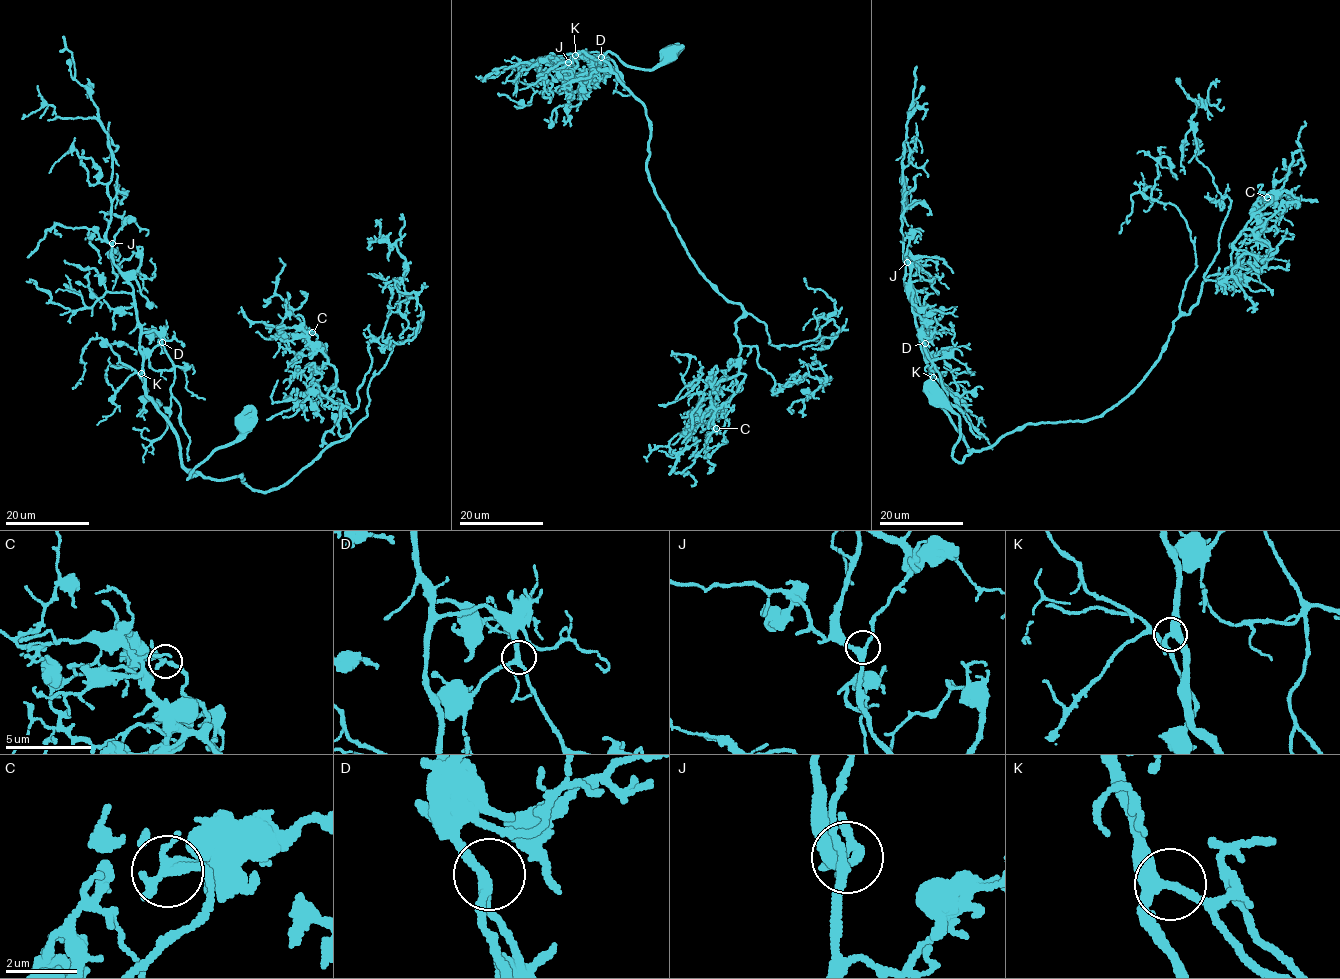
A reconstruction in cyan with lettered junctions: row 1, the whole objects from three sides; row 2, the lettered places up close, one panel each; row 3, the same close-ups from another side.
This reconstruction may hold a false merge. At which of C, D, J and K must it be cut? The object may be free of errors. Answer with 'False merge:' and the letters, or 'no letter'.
False merge: no letter

